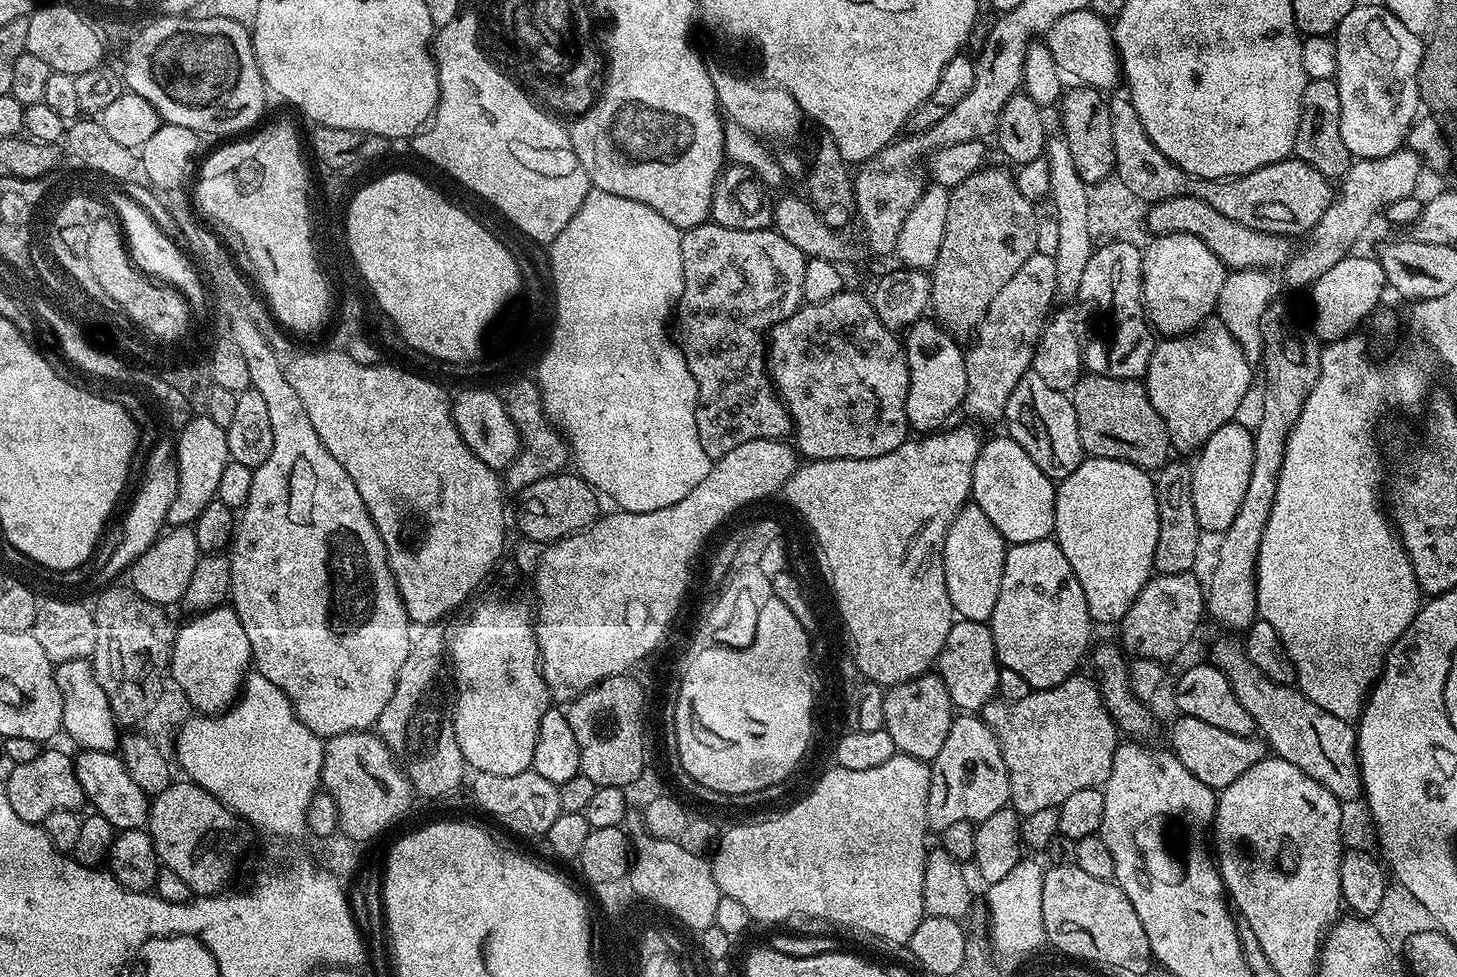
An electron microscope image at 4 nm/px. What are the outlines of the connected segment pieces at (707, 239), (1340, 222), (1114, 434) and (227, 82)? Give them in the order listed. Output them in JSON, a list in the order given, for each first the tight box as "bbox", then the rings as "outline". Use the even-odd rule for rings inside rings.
[{"bbox":[674,222,806,458],"outline":[[[705,222],[680,234],[684,285],[674,309],[674,336],[696,383],[696,425],[702,450],[713,458],[730,454],[734,446],[758,438],[778,440],[789,435],[792,420],[766,371],[762,340],[752,332],[771,333],[772,327],[805,303],[803,272],[806,253],[772,228],[730,230]]]},{"bbox":[1282,148,1422,289],"outline":[[[1403,148],[1380,159],[1357,159],[1341,179],[1341,188],[1322,214],[1316,227],[1307,235],[1308,246],[1300,249],[1282,270],[1285,282],[1292,288],[1307,289],[1326,274],[1335,263],[1351,253],[1351,248],[1367,230],[1372,218],[1378,216],[1386,205],[1400,198],[1413,195],[1422,169],[1422,160],[1417,153]]]},{"bbox":[1070,374,1169,470],"outline":[[[1084,374],[1073,385],[1070,399],[1078,418],[1080,445],[1089,457],[1130,462],[1145,470],[1159,469],[1169,459],[1168,431],[1140,380]]]},{"bbox":[122,14,266,138],"outline":[[[160,14],[157,22],[136,43],[129,41],[126,44],[131,55],[122,65],[125,89],[134,94],[142,94],[142,98],[146,98],[146,102],[158,110],[163,123],[187,126],[189,130],[205,137],[232,138],[247,133],[261,123],[260,115],[264,112],[264,92],[266,93],[264,79],[260,77],[260,67],[256,64],[256,55],[248,49],[251,43],[252,38],[244,35],[243,26],[227,18],[197,19],[189,14]]]}]

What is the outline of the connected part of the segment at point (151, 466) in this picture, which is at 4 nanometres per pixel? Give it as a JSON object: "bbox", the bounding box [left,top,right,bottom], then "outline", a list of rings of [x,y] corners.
{"bbox":[96,443,177,587],"outline":[[[175,443],[156,446],[152,457],[148,459],[144,479],[135,491],[136,496],[124,520],[124,534],[120,544],[111,552],[108,562],[99,570],[96,580],[99,587],[107,587],[113,583],[123,571],[131,567],[132,563],[141,557],[162,534],[165,527],[170,506],[177,496],[177,466],[175,458]]]}

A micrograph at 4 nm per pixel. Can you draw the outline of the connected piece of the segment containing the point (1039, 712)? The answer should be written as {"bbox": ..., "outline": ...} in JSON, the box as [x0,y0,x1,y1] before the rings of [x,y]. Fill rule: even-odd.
{"bbox":[982,675,1118,817],"outline":[[[1080,675],[1068,676],[1053,688],[1029,691],[1026,698],[993,698],[982,709],[982,719],[996,735],[1006,762],[1011,807],[1021,817],[1034,814],[1034,810],[1059,808],[1070,794],[1100,788],[1110,778],[1118,729],[1106,710],[1099,687]]]}

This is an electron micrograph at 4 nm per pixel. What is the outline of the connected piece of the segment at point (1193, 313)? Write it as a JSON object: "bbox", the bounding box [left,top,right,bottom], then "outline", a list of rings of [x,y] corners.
{"bbox":[1144,234,1226,337],"outline":[[[1166,234],[1149,239],[1144,257],[1144,307],[1161,337],[1182,336],[1199,328],[1216,310],[1226,279],[1224,263],[1198,238],[1190,234]]]}

